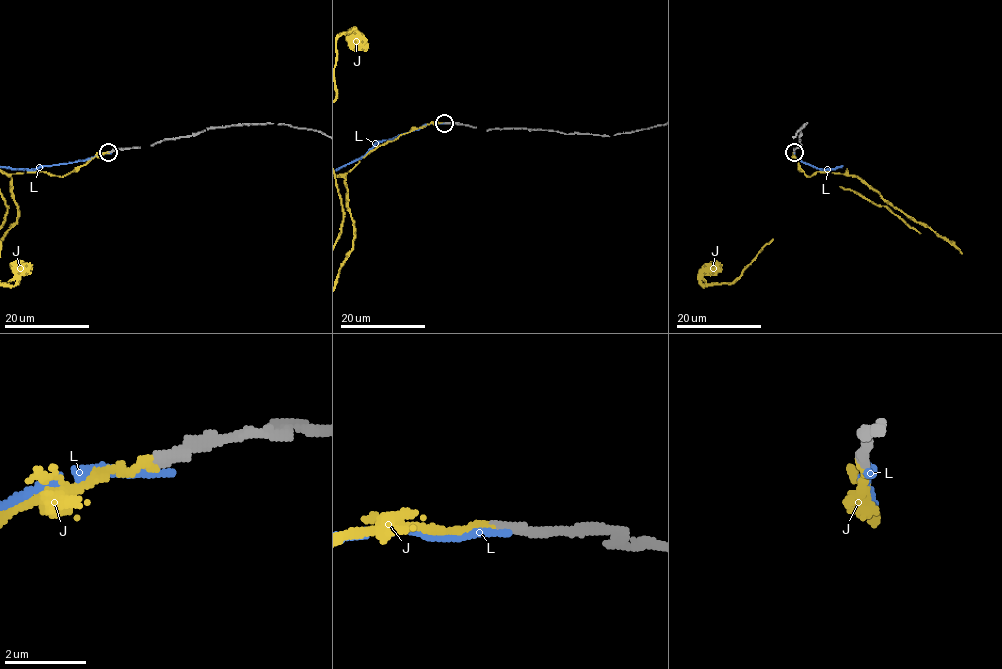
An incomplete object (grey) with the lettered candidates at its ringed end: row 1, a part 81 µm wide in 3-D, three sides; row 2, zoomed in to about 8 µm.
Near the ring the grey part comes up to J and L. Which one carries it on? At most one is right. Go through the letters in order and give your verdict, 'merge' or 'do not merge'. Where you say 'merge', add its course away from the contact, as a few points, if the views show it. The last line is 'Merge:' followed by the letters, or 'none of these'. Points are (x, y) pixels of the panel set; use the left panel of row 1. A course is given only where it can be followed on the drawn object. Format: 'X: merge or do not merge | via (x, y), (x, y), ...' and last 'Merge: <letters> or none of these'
J: merge
L: do not merge
Merge: J

